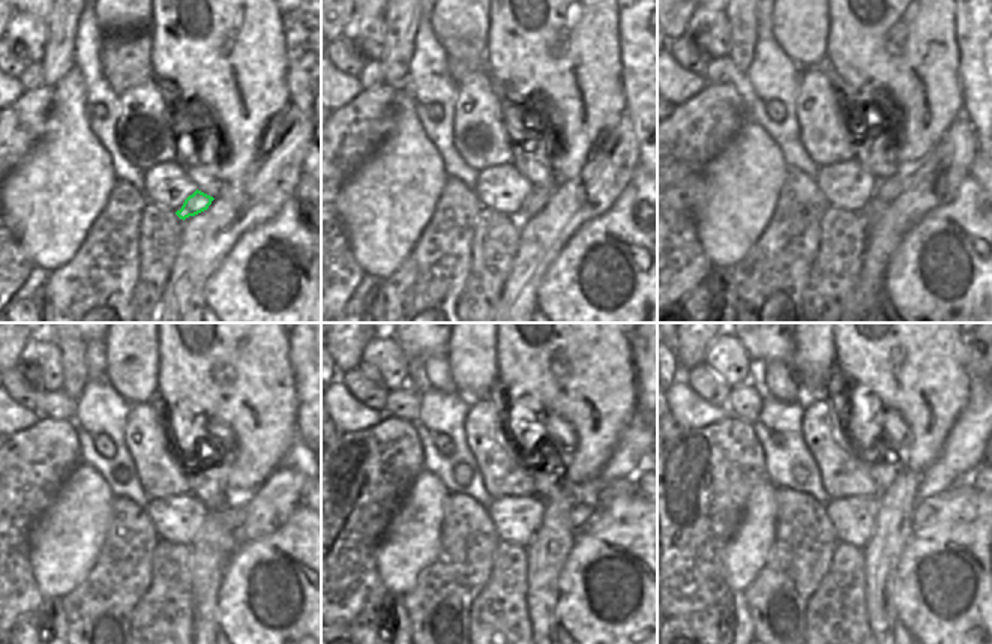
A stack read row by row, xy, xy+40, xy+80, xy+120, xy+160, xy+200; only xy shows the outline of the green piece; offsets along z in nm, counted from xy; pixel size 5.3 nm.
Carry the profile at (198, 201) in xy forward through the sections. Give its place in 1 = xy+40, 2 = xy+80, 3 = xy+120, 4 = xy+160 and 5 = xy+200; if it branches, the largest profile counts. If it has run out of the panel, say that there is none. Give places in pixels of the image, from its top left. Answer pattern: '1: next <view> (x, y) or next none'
1: next xy+40 (538, 198)
2: next xy+80 (887, 189)
3: next xy+120 (231, 515)
4: next xy+160 (586, 508)
5: next xy+200 (923, 511)

